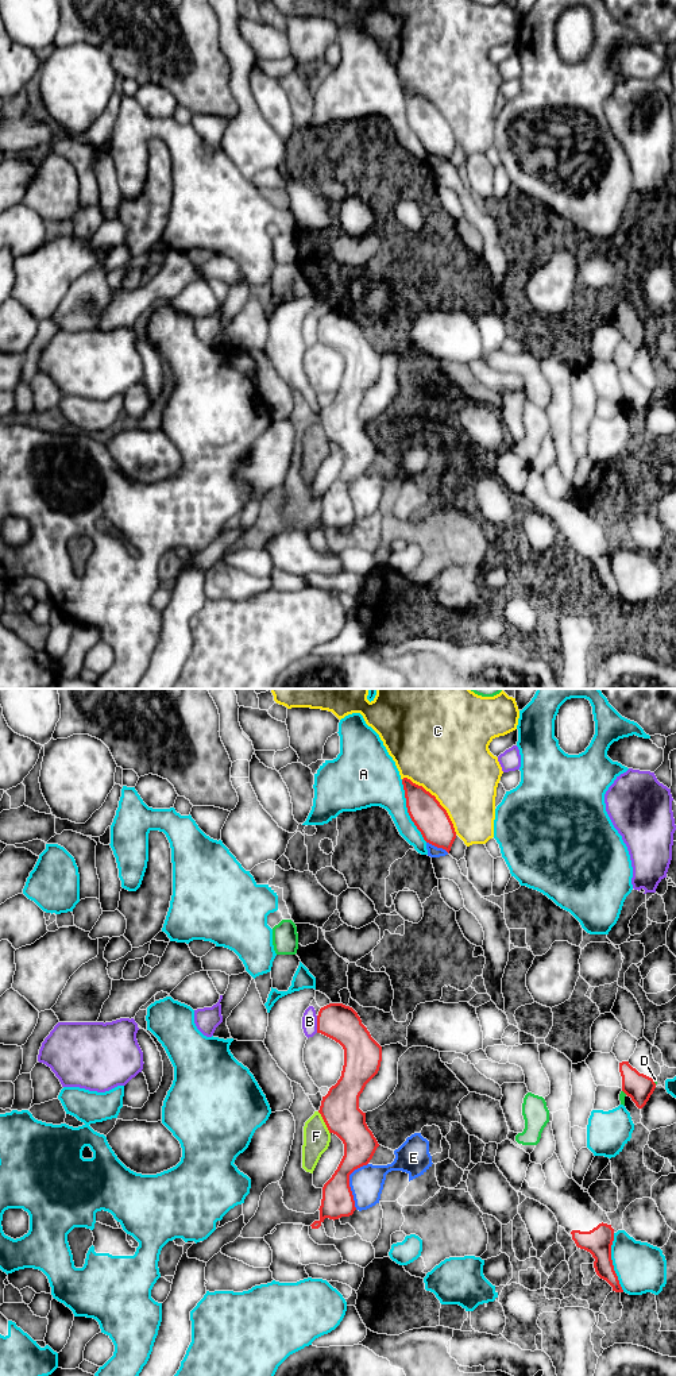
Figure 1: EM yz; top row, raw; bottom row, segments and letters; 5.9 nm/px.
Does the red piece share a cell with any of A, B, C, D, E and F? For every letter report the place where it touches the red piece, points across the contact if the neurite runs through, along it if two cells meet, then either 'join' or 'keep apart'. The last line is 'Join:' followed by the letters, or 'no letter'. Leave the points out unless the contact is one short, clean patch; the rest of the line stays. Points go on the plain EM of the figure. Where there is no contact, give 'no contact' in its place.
A: contact yz (408, 119); keep apart
B: contact yz (317, 332); keep apart
C: contact yz (436, 108); keep apart
D: contact yz (653, 389); keep apart
E: contact yz (348, 492); keep apart
F: contact yz (324, 430); border yz (317, 420), (329, 442); keep apart
Join: no letter

